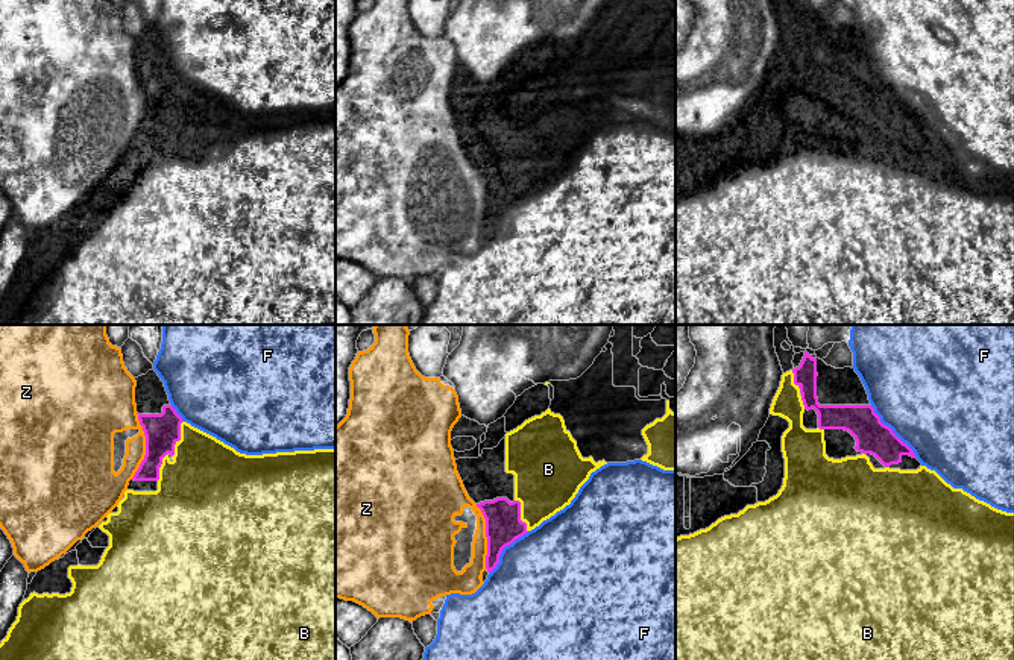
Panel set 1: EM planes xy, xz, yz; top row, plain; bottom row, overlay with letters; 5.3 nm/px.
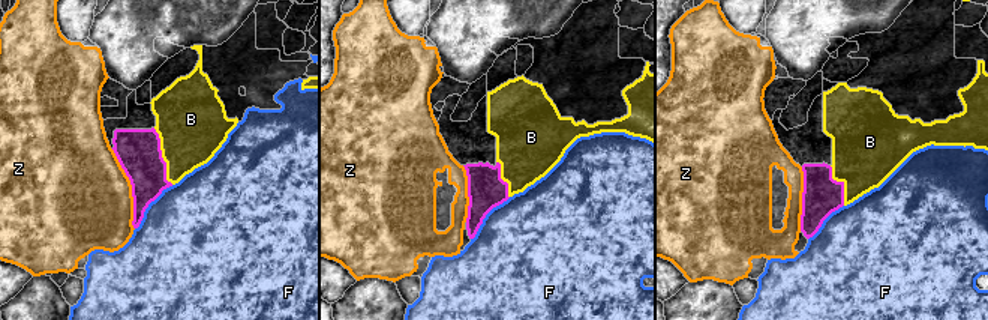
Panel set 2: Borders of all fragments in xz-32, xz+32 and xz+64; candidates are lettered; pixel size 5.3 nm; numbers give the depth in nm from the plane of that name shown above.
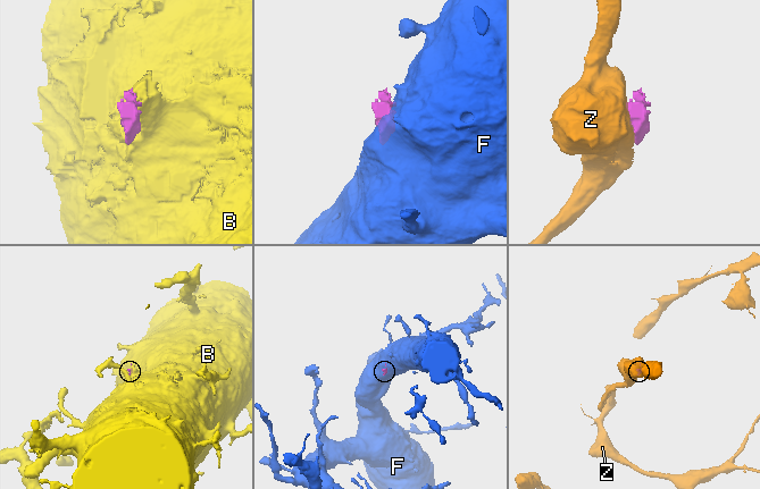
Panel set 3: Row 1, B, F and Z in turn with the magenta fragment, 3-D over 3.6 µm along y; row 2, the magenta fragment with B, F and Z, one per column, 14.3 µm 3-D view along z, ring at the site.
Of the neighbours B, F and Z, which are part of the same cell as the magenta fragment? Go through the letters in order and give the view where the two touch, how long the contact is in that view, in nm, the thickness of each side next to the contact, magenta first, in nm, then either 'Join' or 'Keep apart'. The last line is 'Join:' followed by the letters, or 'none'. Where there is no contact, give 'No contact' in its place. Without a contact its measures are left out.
B: Touches magenta in xy. Shared border 200 nm. Thickness 180 nm (magenta) against 400 nm. Join
F: Touches magenta in yz. Shared border 380 nm. Thickness 180 nm (magenta) against 480 nm. Keep apart
Z: Touches magenta in xy. Shared border 360 nm. Thickness 180 nm (magenta) against 220 nm. Keep apart
Join: B

